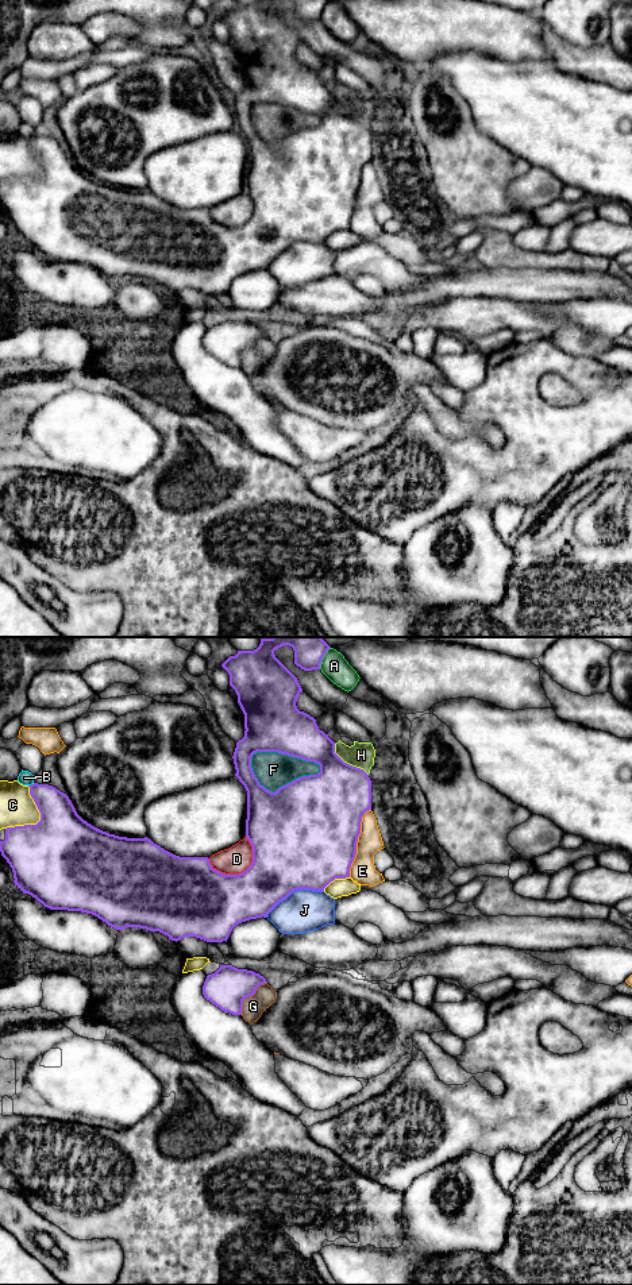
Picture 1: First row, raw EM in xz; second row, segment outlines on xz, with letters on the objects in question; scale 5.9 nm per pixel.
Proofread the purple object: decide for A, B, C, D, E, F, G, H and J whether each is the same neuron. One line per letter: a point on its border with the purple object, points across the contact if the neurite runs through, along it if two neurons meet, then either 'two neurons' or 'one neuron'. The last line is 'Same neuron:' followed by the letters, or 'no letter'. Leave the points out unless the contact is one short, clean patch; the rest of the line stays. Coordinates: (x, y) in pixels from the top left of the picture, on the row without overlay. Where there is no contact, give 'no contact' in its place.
A: meets purple in xz at (322, 11); two neurons
B: meets purple in xz at (31, 137); two neurons
C: meets purple in xz at (41, 172); two neurons
D: meets purple in xz at (246, 222); two neurons
E: meets purple in xz at (357, 193); two neurons
F: meets purple in xz at (288, 107); two neurons
G: meets purple in xz at (249, 347); border along xz (266, 334), (243, 352), (241, 366); two neurons
H: meets purple in xz at (346, 115); two neurons
J: meets purple in xz at (293, 242); two neurons
Same neuron: no letter

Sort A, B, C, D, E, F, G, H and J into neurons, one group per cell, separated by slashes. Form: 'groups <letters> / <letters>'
groups A / B / C / D / E / F G H / J

